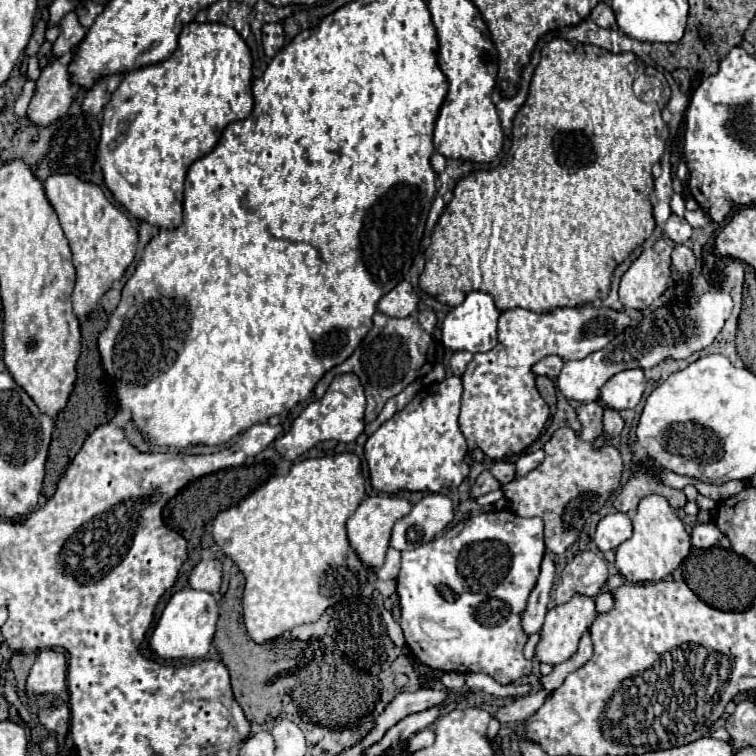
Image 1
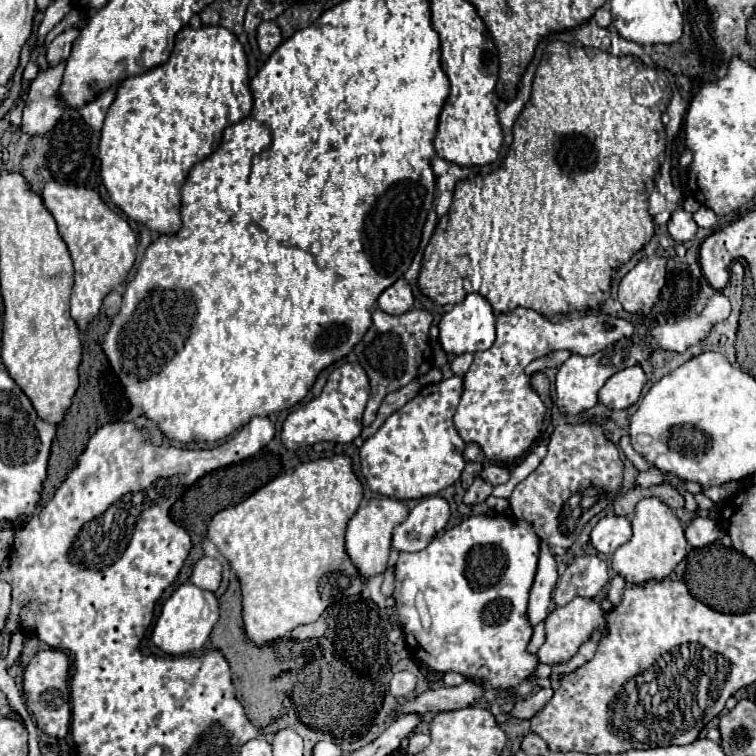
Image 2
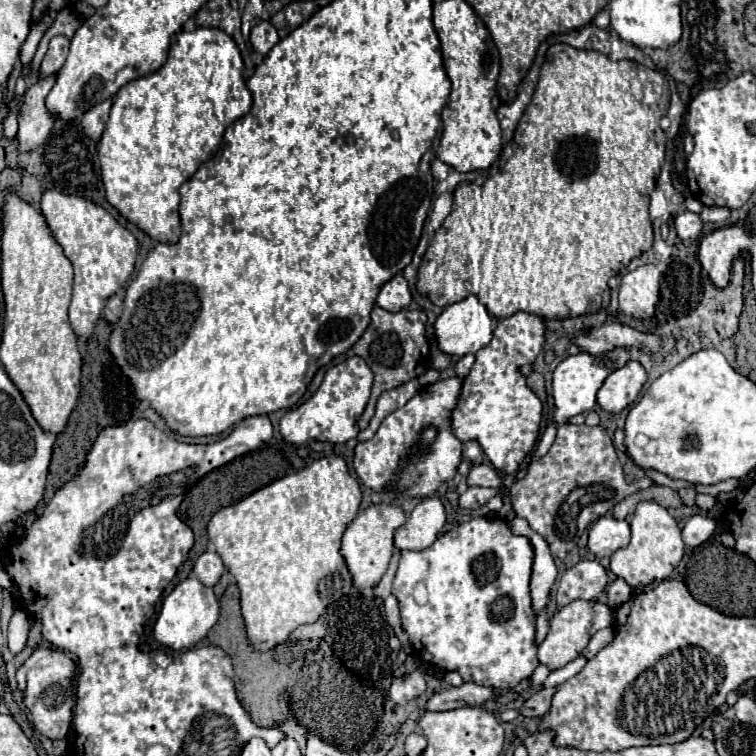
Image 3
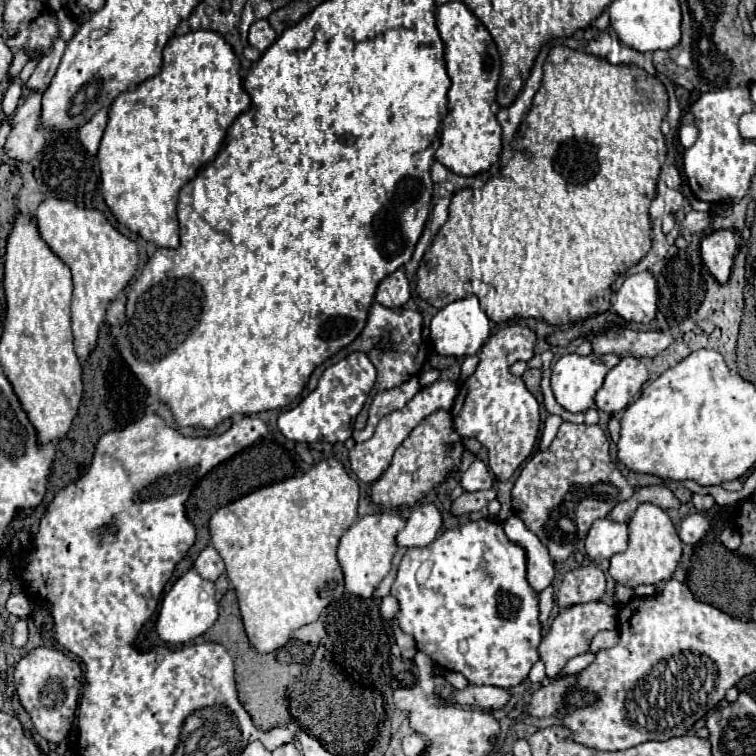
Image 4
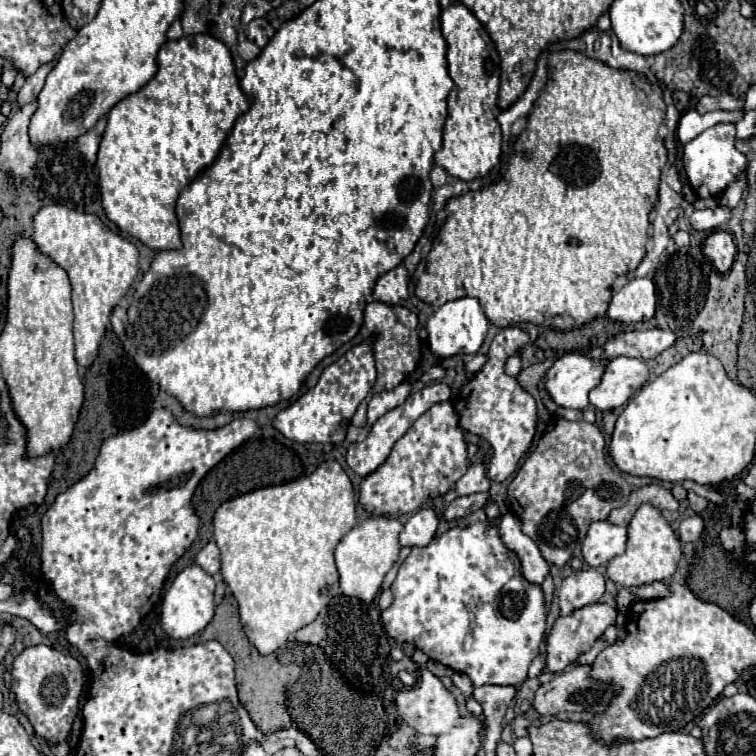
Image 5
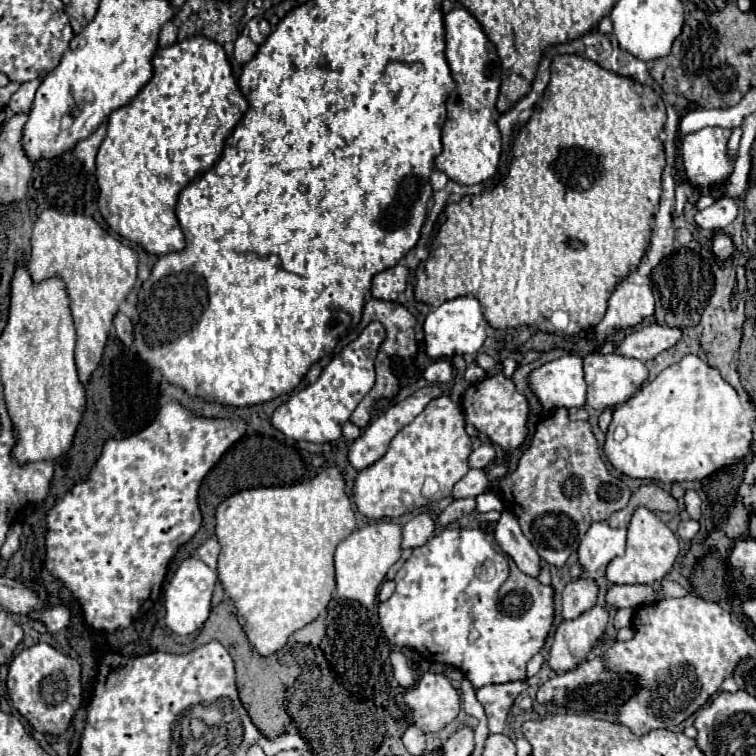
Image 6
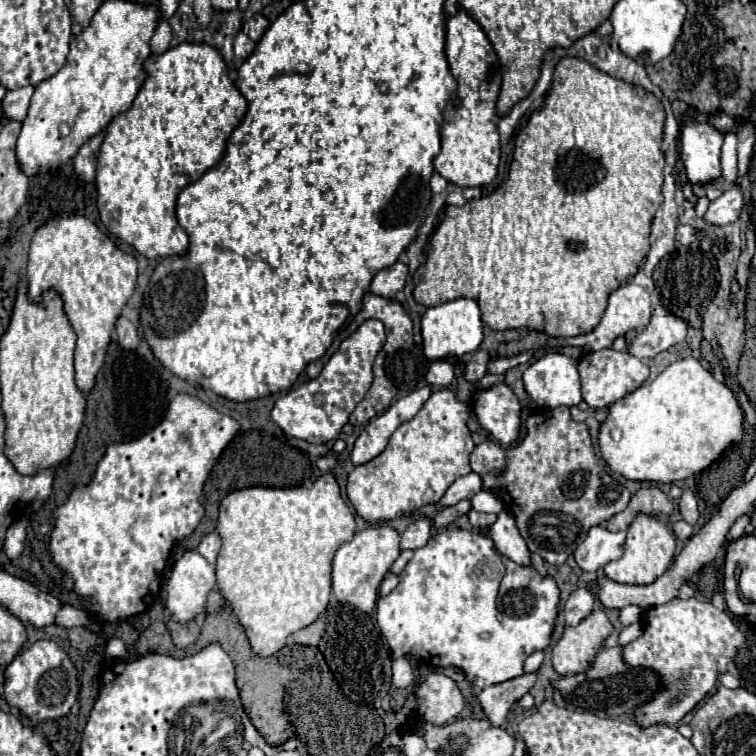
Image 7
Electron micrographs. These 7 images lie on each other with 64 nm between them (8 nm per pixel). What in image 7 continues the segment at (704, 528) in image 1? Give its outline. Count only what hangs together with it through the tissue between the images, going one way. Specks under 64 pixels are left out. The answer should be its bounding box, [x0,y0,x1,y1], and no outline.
[672,520,694,540]

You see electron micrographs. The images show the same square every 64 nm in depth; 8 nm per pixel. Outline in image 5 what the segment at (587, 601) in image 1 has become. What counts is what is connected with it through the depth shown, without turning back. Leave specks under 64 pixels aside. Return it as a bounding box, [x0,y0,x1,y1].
[546,604,616,672]

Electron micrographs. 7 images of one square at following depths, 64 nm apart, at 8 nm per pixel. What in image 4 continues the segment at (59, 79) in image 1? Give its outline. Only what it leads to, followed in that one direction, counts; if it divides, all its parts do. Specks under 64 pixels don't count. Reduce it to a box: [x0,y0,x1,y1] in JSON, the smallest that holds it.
[4,92,46,162]

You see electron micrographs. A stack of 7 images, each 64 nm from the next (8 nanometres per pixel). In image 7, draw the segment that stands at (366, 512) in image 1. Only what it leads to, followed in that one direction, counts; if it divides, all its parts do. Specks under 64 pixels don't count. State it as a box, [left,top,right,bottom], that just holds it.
[332,524,400,614]

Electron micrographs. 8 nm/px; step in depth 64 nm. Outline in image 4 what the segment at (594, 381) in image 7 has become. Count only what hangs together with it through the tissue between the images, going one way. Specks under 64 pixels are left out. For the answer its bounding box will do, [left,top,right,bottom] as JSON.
[594,356,648,414]

